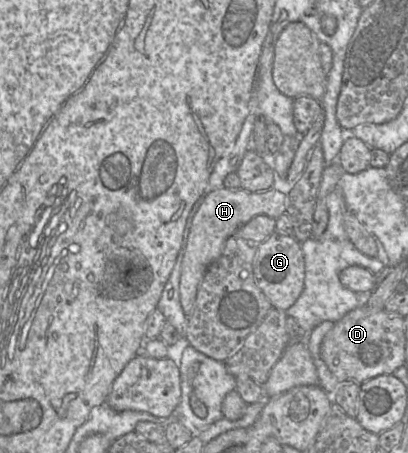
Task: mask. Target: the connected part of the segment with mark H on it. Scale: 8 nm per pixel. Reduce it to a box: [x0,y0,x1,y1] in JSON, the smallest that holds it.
[179,176,291,316]

